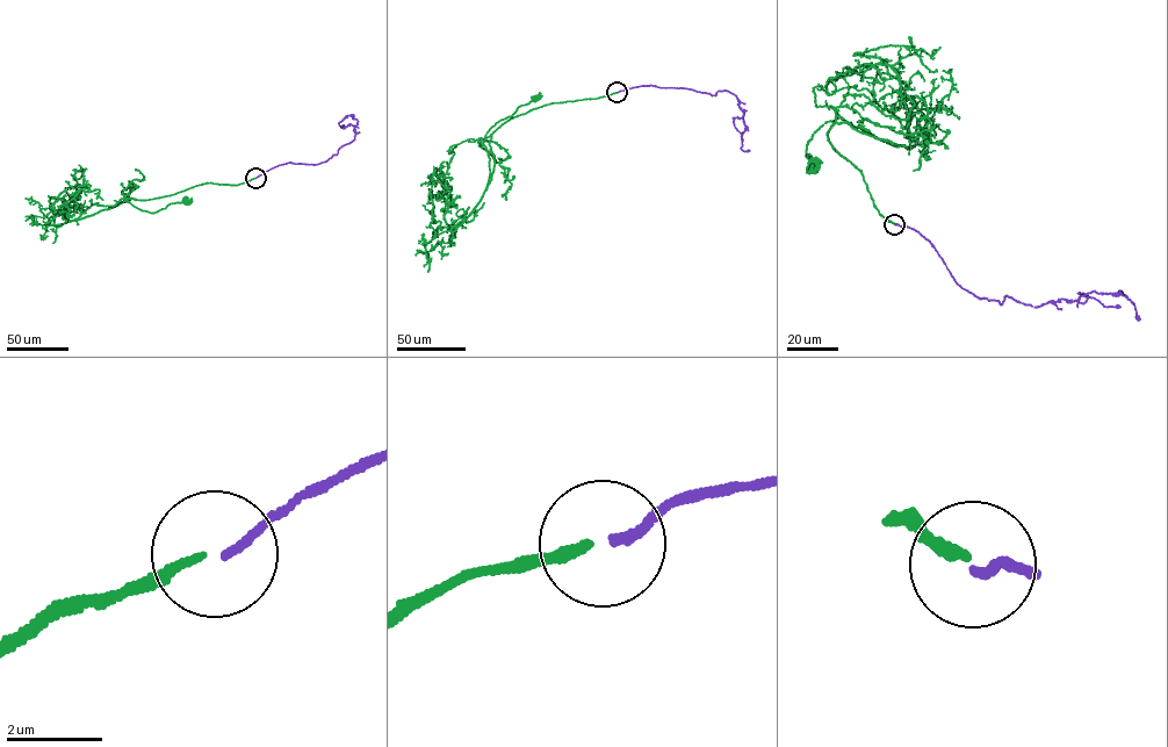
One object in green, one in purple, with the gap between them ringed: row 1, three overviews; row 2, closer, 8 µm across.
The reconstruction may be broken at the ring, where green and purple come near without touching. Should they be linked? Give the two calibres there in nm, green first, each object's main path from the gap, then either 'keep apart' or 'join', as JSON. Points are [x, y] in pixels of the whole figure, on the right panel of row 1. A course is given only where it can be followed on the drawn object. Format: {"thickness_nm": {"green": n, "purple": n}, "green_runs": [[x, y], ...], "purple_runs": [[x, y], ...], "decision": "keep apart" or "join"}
{"thickness_nm": {"green": 180, "purple": 170}, "green_runs": [[894, 223], [827, 133], [848, 122], [898, 145], [841, 117], [808, 142], [814, 166]], "purple_runs": [[895, 224], [928, 241], [956, 282], [980, 299], [1001, 304], [1006, 296], [1036, 307], [1120, 291], [1140, 318]], "decision": "keep apart"}

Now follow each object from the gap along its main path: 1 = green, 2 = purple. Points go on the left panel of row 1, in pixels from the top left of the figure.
1: (256, 178), (236, 185), (206, 182), (157, 198), (130, 199), (108, 208), (125, 200), (154, 213), (186, 201)
2: (257, 178), (289, 163), (314, 164), (327, 160), (354, 138), (358, 121), (352, 114), (339, 122), (344, 126)

